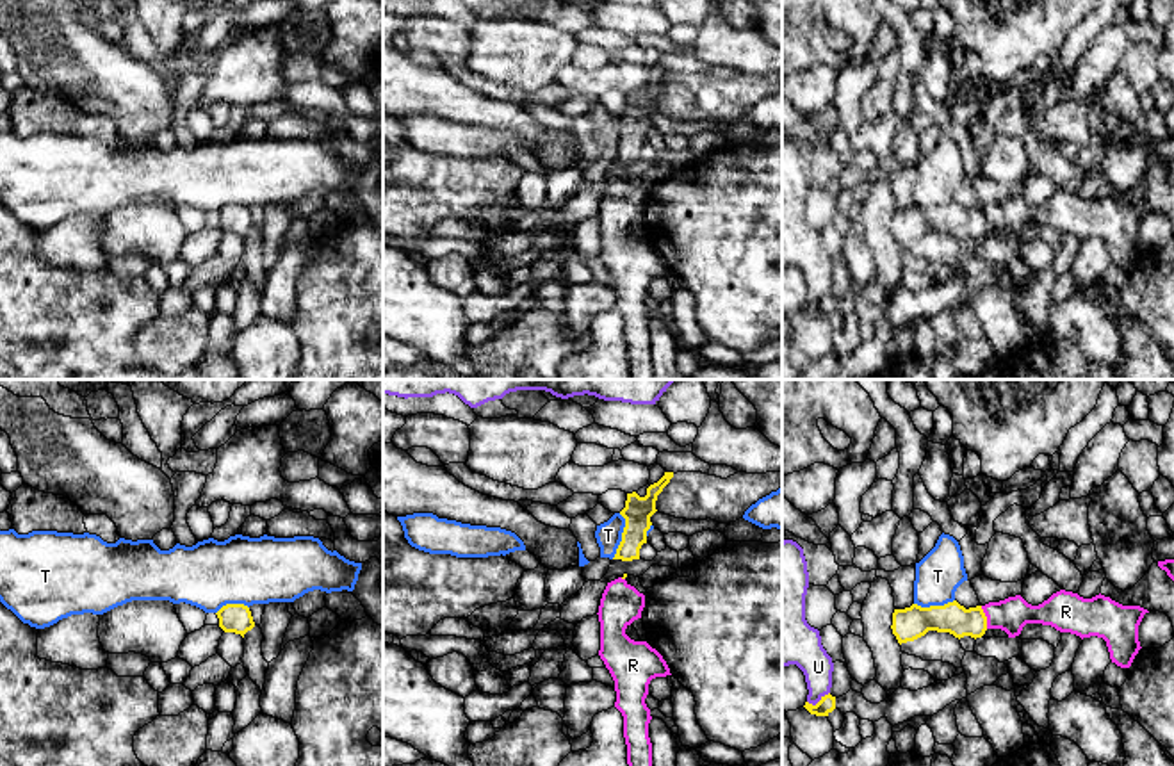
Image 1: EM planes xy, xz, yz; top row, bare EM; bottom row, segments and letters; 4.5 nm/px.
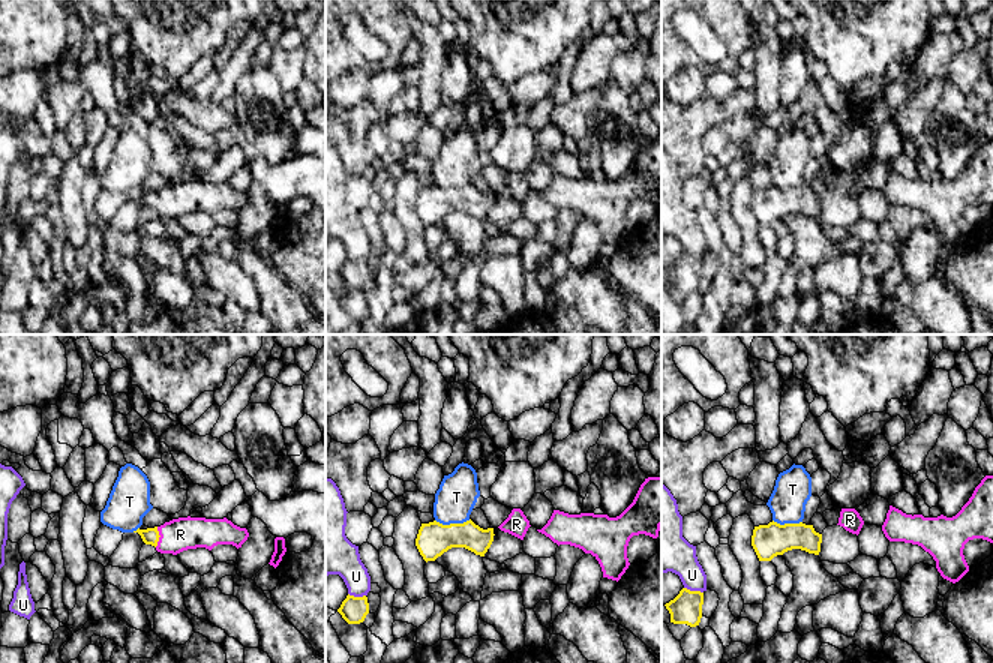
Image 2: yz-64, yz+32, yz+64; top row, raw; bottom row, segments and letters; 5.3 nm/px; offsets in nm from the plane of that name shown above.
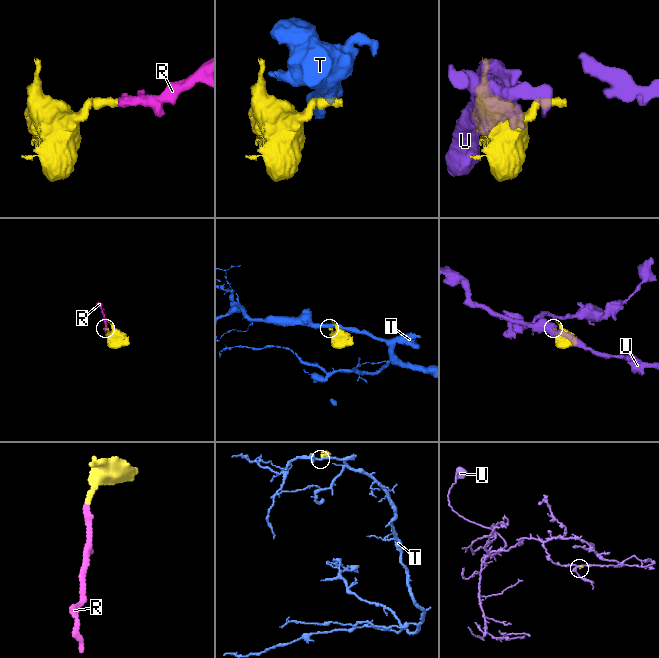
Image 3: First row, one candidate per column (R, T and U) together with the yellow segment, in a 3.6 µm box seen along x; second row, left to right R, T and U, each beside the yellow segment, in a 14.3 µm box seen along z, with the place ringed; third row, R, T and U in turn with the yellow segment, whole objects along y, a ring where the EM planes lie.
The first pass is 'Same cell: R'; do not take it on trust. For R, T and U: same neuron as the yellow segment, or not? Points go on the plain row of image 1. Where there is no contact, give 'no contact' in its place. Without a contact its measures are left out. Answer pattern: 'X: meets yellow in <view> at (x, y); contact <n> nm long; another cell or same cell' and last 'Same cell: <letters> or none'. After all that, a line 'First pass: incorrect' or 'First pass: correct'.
R: meets yellow in yz at (986, 218); contact 110 nm long; same cell
T: meets yellow in xz at (622, 138); contact 220 nm long; another cell
U: meets yellow in yz at (820, 301); contact 120 nm long; another cell
Same cell: R
First pass: correct

